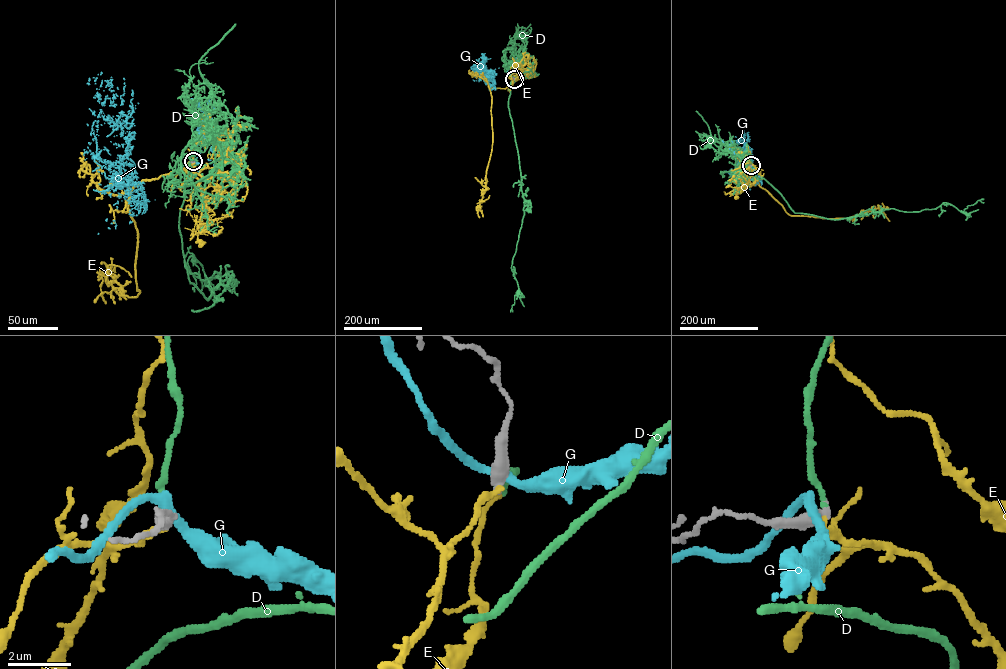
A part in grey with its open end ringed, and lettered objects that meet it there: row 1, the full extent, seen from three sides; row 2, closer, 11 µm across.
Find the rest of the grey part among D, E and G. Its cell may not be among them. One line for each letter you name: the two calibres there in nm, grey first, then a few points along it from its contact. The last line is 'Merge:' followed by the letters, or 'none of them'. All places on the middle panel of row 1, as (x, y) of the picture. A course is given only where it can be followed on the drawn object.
D: Thickness 400 nm (grey) against 180 nm. Its course: (514, 79), (526, 74), (511, 81), (508, 105), (524, 200), (511, 267), (518, 289), (510, 312)
Merge: D

